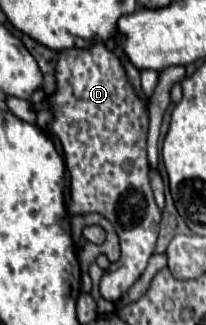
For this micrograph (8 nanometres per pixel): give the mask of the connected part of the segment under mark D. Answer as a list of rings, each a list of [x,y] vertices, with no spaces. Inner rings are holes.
[[[94,44],[88,50],[62,50],[58,52],[56,64],[56,90],[48,98],[52,108],[52,122],[50,132],[58,136],[66,168],[70,172],[70,212],[72,214],[102,214],[108,218],[118,232],[122,256],[114,262],[100,280],[100,294],[108,302],[118,302],[132,284],[144,272],[150,256],[154,254],[156,238],[158,238],[158,224],[160,224],[160,210],[154,202],[154,194],[150,188],[150,166],[146,158],[146,134],[148,134],[148,108],[138,98],[136,90],[128,82],[124,64],[116,54],[112,54],[104,44]]]

